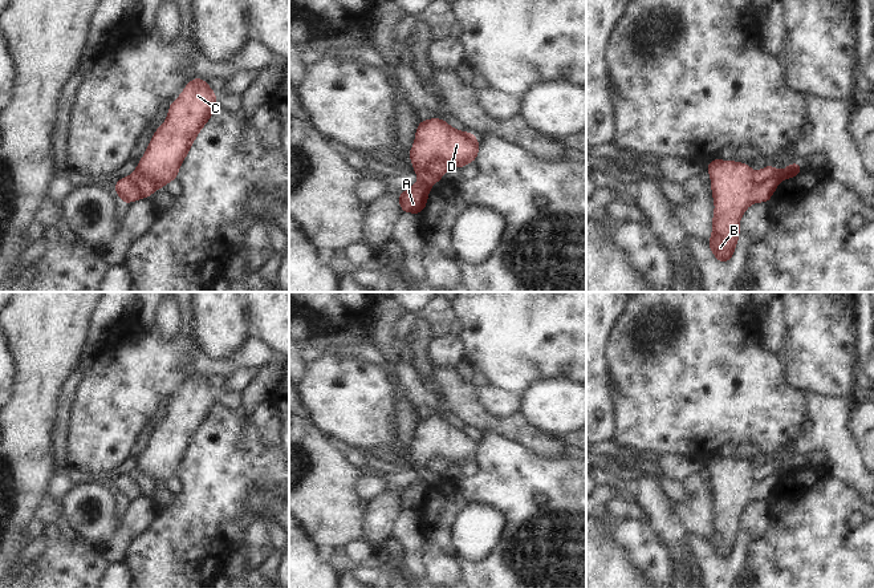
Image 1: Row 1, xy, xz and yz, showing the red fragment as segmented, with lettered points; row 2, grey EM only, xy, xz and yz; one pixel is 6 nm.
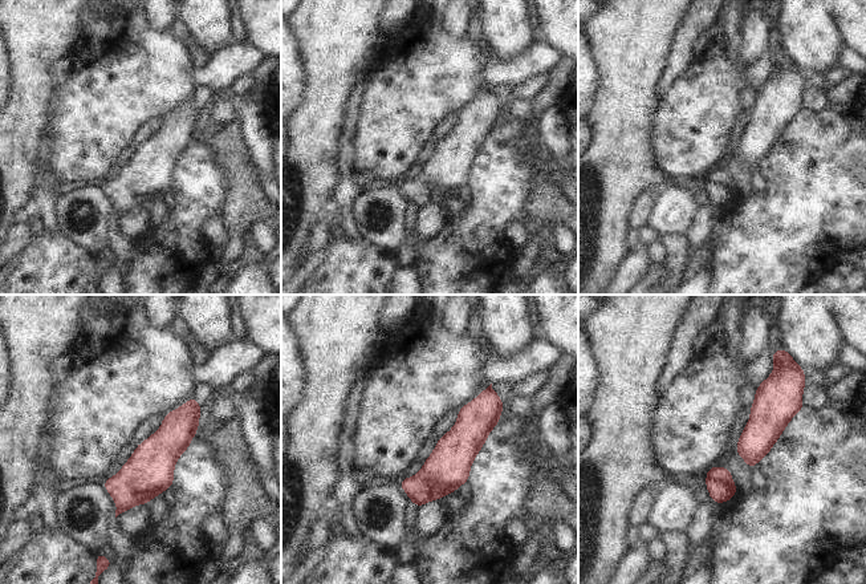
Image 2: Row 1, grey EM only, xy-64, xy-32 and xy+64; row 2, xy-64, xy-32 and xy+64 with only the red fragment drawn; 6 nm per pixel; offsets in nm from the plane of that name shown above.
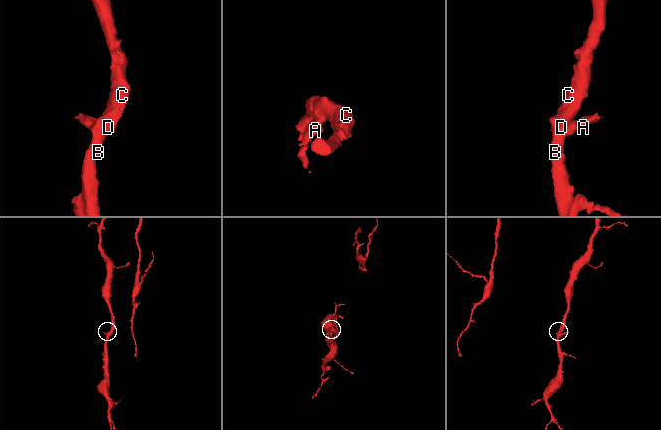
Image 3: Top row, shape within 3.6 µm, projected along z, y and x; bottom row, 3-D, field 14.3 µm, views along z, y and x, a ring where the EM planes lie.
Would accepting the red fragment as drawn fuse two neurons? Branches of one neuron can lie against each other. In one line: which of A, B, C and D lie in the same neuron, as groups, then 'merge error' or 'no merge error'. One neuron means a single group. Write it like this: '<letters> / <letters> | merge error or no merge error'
A / B C D | merge error

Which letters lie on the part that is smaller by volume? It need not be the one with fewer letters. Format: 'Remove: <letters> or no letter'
Remove: A.

